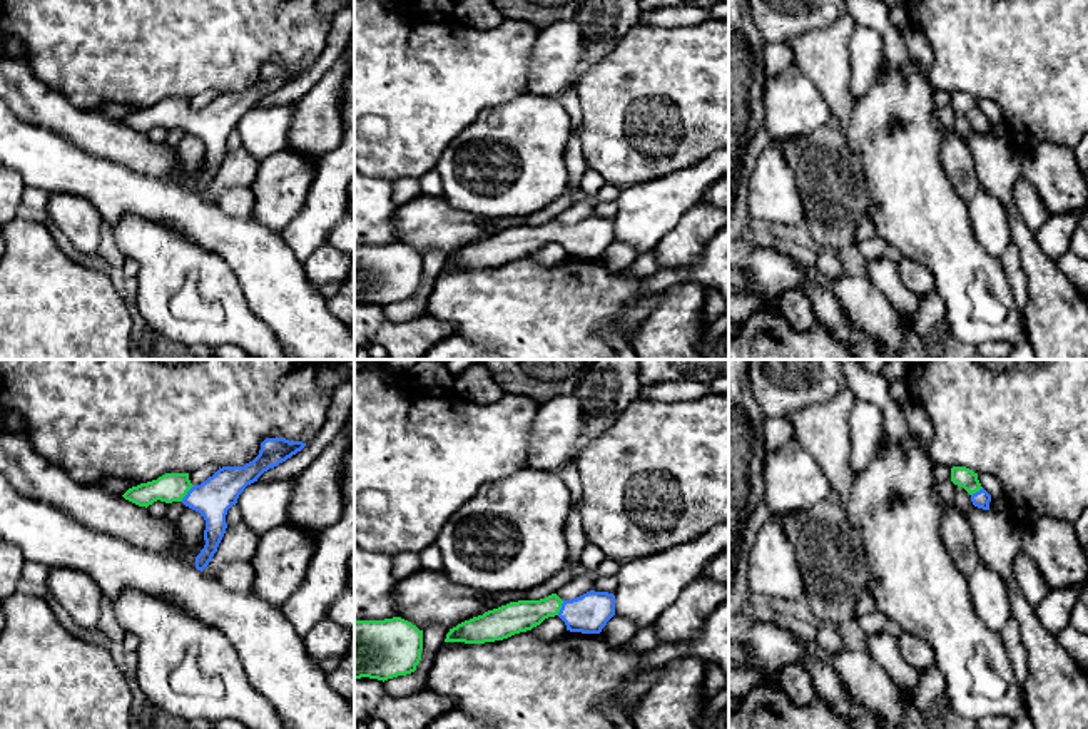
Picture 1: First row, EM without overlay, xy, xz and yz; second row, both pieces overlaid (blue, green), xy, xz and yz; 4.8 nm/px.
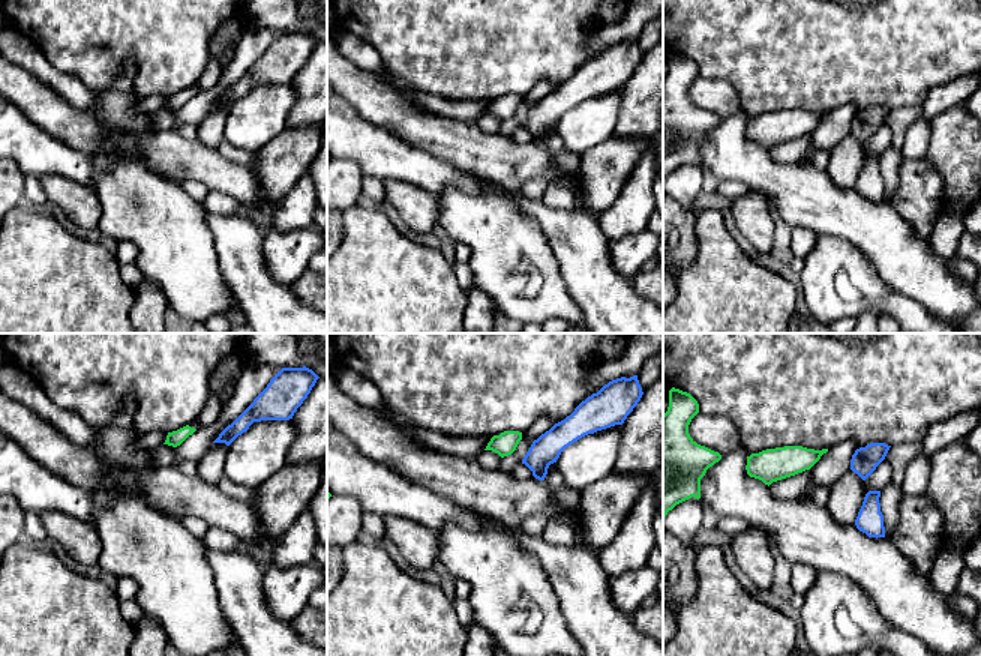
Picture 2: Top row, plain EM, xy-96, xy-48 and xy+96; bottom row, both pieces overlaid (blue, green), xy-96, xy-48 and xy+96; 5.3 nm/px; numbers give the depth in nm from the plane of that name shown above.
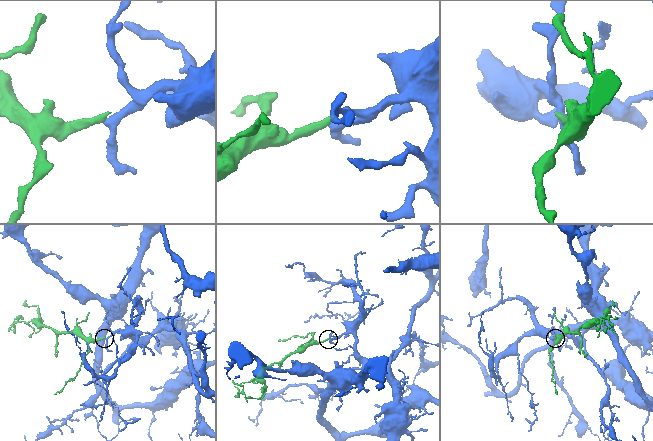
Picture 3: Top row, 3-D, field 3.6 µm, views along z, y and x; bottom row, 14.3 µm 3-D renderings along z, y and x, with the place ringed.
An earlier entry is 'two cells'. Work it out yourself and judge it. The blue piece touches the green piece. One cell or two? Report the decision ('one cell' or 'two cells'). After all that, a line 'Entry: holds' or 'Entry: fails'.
one cell
Entry: fails

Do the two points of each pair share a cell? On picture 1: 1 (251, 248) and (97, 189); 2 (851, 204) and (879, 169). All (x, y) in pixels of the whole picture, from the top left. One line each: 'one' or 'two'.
1: one
2: two

